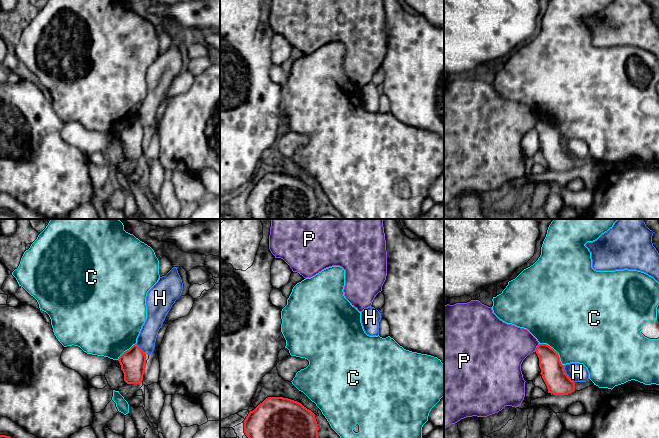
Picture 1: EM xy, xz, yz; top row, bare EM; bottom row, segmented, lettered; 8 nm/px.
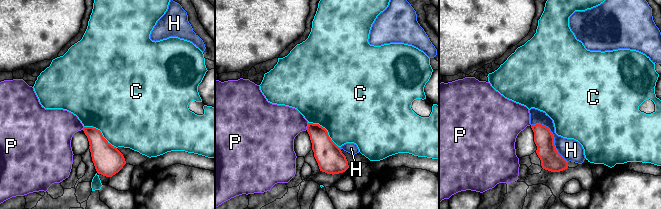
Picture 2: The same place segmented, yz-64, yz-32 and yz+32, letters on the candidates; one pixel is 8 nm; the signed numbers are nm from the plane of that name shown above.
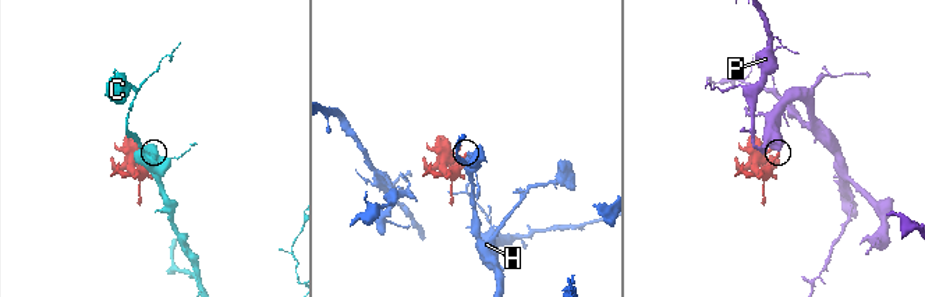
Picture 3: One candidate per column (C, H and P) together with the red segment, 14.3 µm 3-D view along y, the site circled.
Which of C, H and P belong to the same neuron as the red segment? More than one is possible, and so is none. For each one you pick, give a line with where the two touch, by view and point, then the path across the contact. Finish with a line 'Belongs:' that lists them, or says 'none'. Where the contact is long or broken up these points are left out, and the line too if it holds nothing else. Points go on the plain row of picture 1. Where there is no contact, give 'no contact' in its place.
Belongs: none

